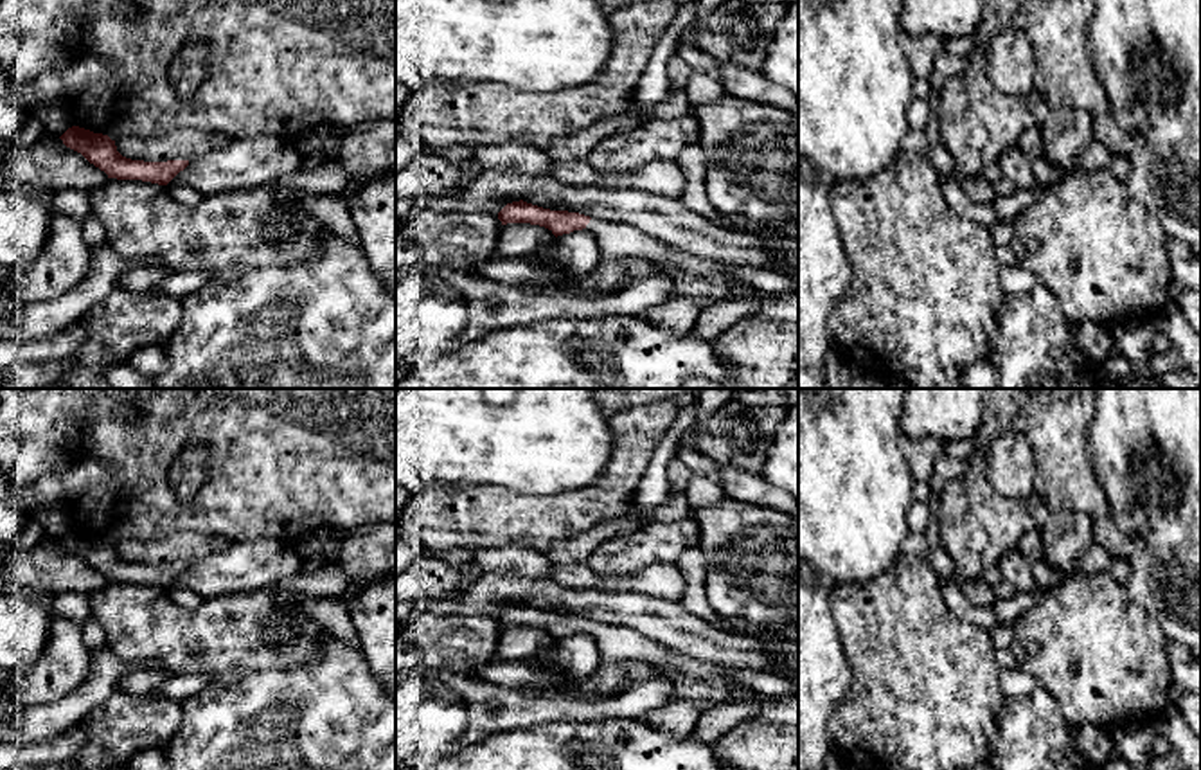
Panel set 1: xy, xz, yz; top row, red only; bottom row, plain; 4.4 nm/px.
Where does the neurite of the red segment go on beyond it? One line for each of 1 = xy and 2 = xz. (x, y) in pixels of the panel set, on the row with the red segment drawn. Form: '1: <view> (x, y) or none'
1: none
2: xz (622, 241)

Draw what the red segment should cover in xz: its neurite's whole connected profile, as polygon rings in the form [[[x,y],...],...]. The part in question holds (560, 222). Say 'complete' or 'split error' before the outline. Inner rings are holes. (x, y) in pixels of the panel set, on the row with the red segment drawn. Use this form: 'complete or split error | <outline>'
split error | [[[523,200],[507,203],[500,212],[502,225],[530,223],[548,228],[556,237],[574,230],[590,230],[604,257],[613,259],[647,259],[665,270],[683,270],[698,275],[728,273],[750,282],[757,291],[780,295],[796,286],[796,279],[780,272],[732,266],[714,259],[699,257],[672,245],[662,243],[636,227],[626,223],[606,223],[590,216],[568,210],[550,210]]]

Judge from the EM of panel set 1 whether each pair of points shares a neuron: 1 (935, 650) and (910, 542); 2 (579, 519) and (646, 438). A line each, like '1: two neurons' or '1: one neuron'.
1: two neurons
2: one neuron

